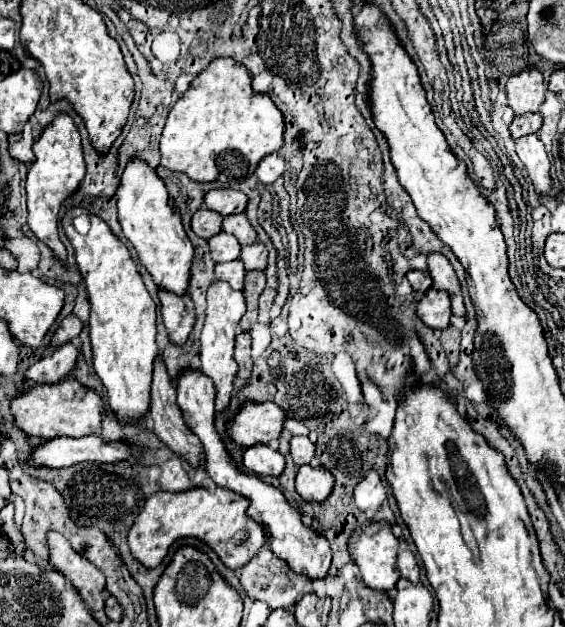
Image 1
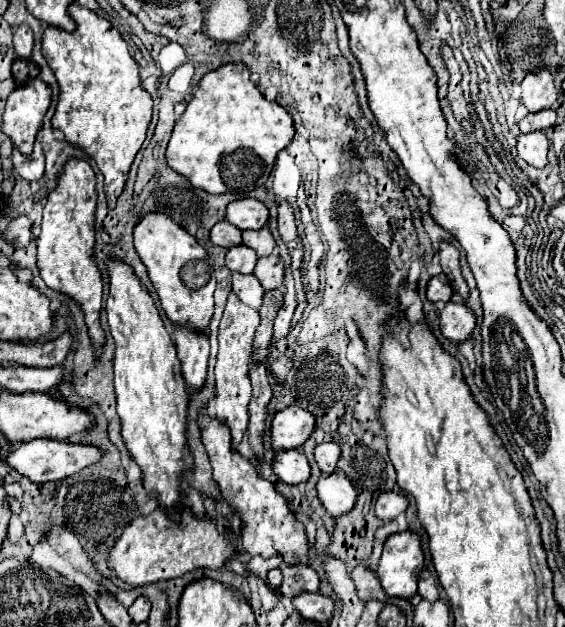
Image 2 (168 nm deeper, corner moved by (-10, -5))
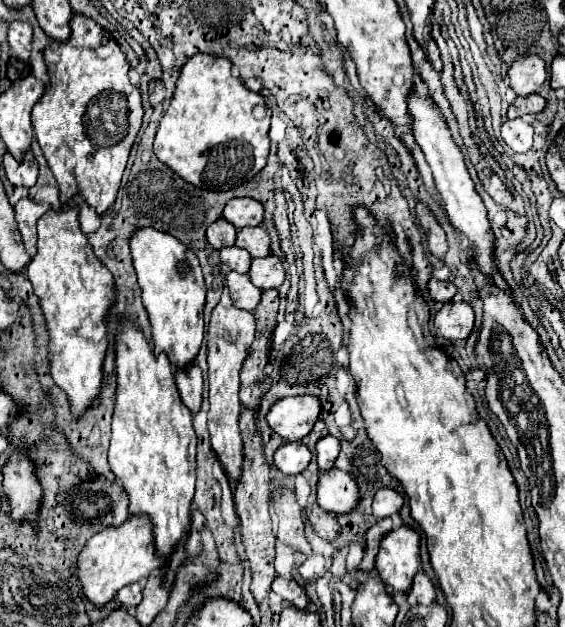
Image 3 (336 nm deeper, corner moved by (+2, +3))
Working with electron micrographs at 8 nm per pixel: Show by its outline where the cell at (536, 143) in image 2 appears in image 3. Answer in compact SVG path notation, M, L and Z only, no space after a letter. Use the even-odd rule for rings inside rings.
M524 118L506 120L502 124L502 140L514 152L528 152L532 148L532 124Z

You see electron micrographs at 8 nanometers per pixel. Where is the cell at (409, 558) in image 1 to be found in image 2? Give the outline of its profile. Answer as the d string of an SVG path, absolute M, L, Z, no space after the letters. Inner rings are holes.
M424 570L422 576L420 576L420 582L418 582L418 594L420 594L424 600L428 600L428 602L440 600L440 596L438 596L438 584L436 584L434 576L432 576L428 570Z

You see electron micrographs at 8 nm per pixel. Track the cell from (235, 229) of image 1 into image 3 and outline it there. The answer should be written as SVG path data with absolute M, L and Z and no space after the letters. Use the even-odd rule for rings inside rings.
M264 226L254 228L240 228L236 236L236 246L250 252L252 258L262 258L270 254L270 238Z

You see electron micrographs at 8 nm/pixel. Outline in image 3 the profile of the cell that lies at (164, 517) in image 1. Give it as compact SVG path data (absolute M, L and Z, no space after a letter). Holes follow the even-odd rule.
M132 516L120 526L106 526L86 542L78 558L78 578L84 586L84 594L96 606L104 606L116 596L120 588L138 582L142 576L150 576L150 572L162 568L164 564L166 560L158 558L154 548L152 520L148 516Z

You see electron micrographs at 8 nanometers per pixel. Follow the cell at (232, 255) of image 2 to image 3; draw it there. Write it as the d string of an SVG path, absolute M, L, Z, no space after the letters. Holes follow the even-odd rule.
M228 246L228 248L220 248L220 260L222 260L224 268L236 270L240 274L246 274L248 268L250 268L252 256L248 252L244 252L244 248Z

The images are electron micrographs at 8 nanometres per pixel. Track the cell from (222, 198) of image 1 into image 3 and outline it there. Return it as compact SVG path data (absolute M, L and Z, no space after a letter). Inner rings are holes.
M232 198L224 206L222 216L236 228L244 228L244 226L258 226L262 222L262 212L264 212L262 204L254 198Z

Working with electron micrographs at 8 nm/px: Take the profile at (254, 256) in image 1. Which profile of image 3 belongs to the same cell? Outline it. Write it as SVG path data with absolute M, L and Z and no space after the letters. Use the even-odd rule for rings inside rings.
M270 254L266 258L252 258L248 276L250 276L252 284L258 286L260 290L278 288L284 282L284 266L282 266L280 258L274 254Z

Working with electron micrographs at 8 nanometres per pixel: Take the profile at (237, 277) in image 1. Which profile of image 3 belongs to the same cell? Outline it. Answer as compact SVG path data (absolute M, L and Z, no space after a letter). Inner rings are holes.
M228 272L226 274L226 286L230 290L232 302L242 308L242 310L254 310L256 304L260 302L262 290L256 288L250 280L248 274L238 274L238 272Z

